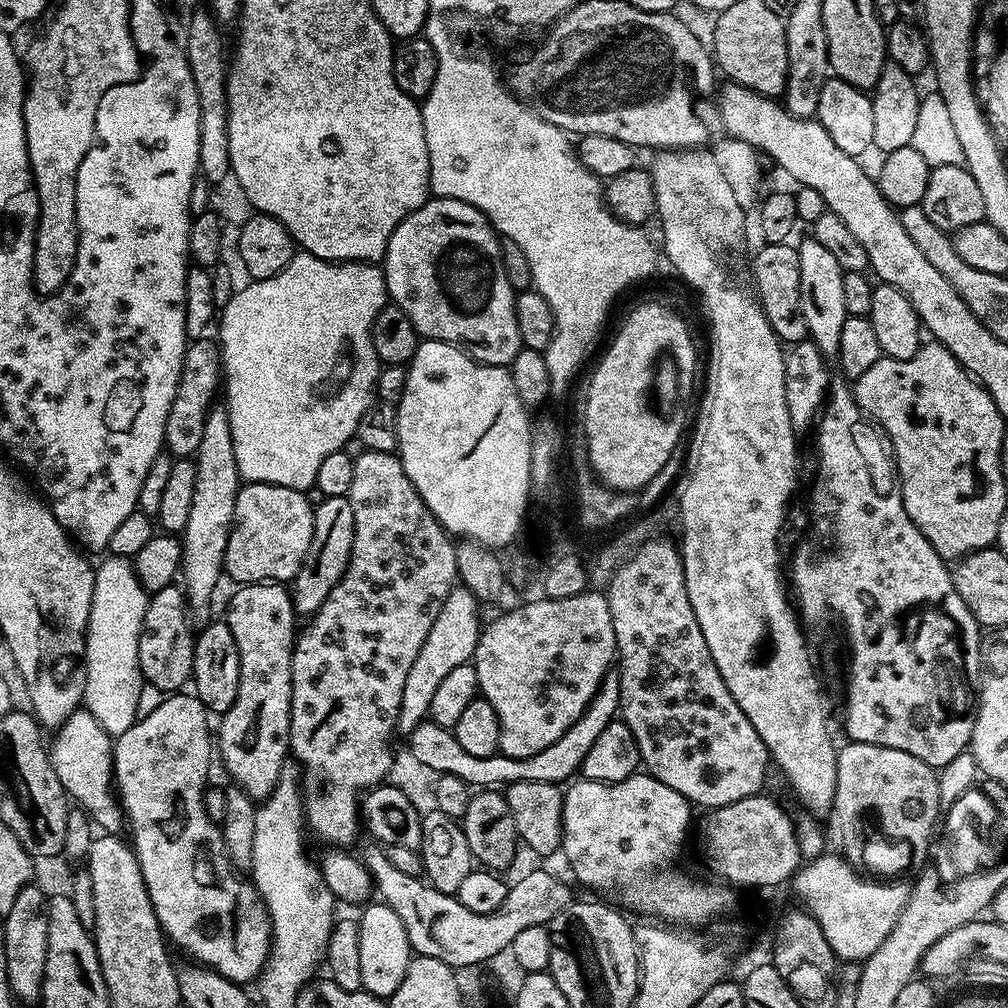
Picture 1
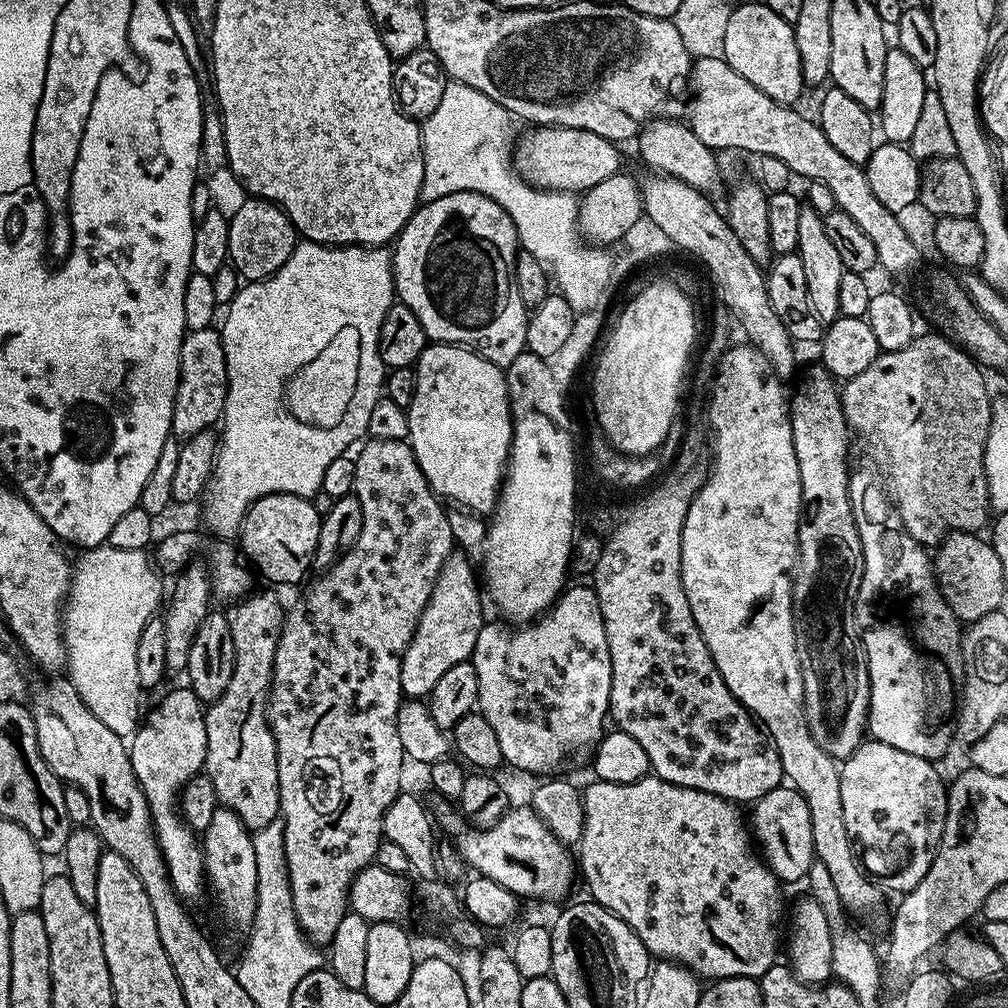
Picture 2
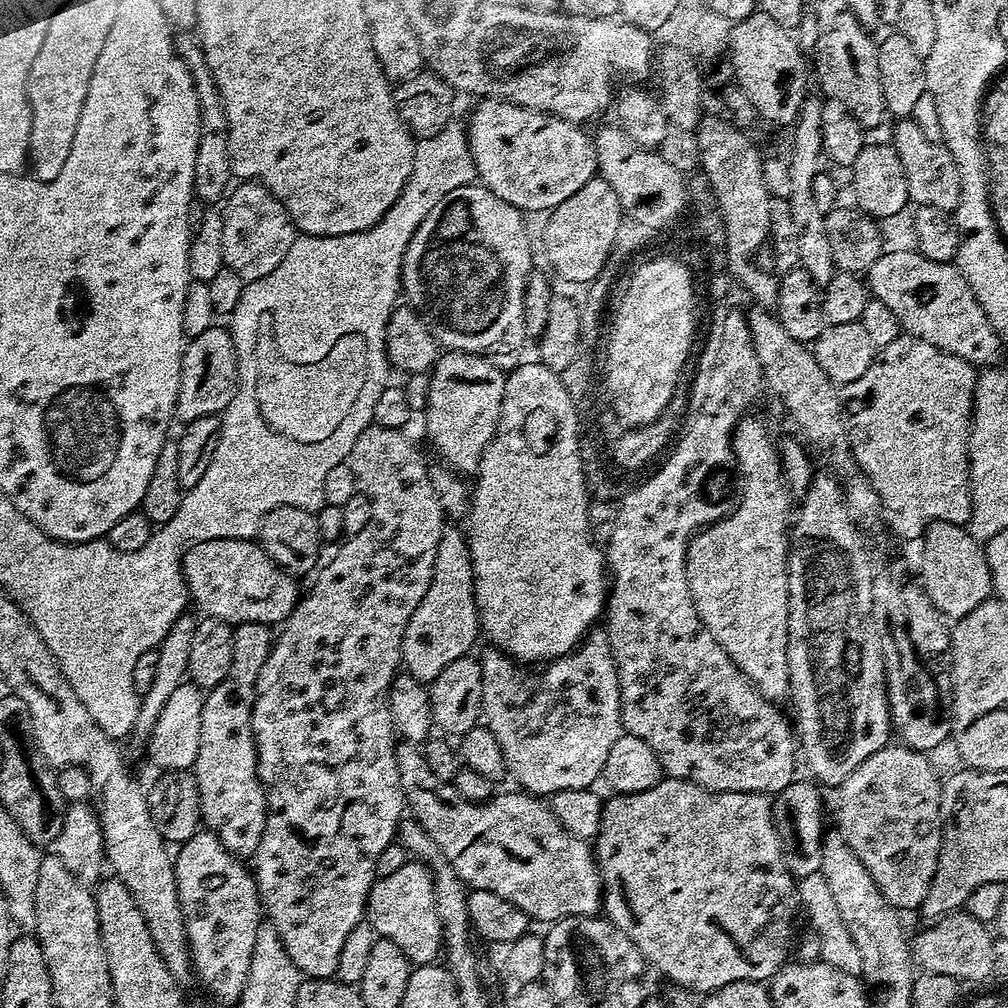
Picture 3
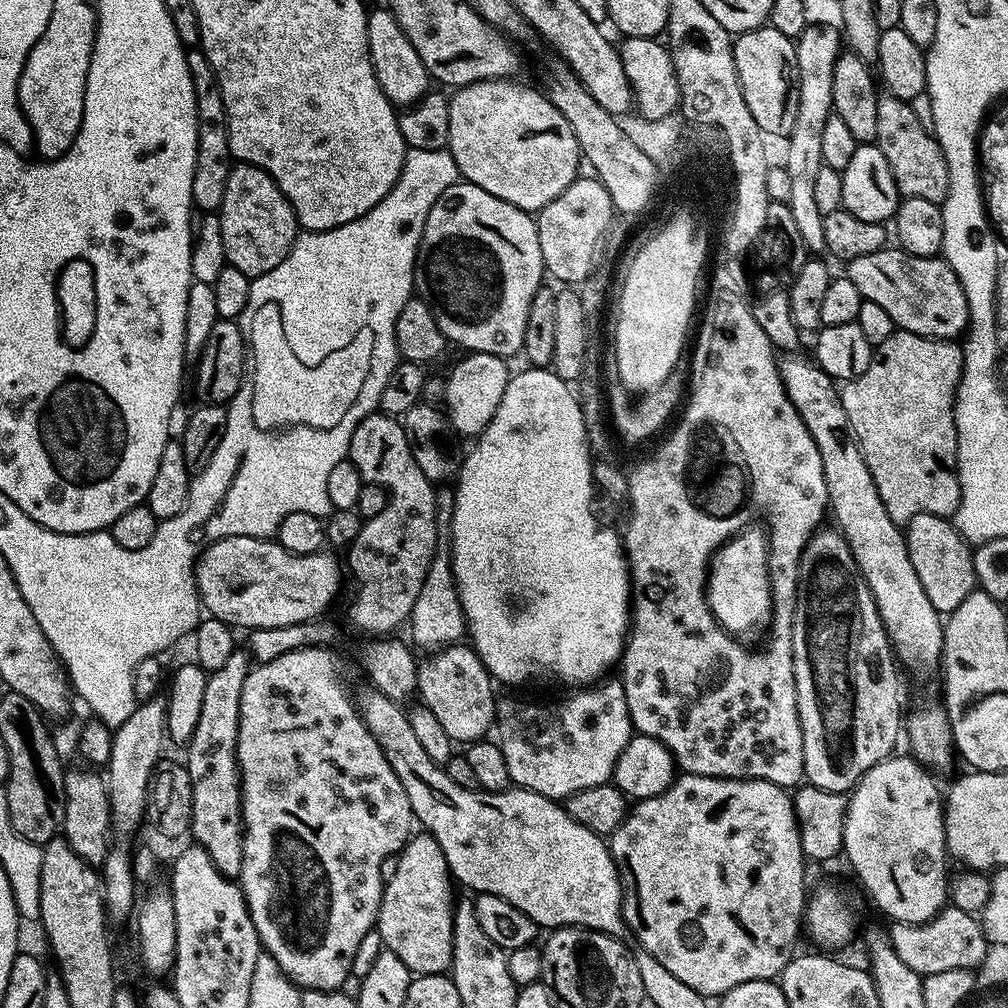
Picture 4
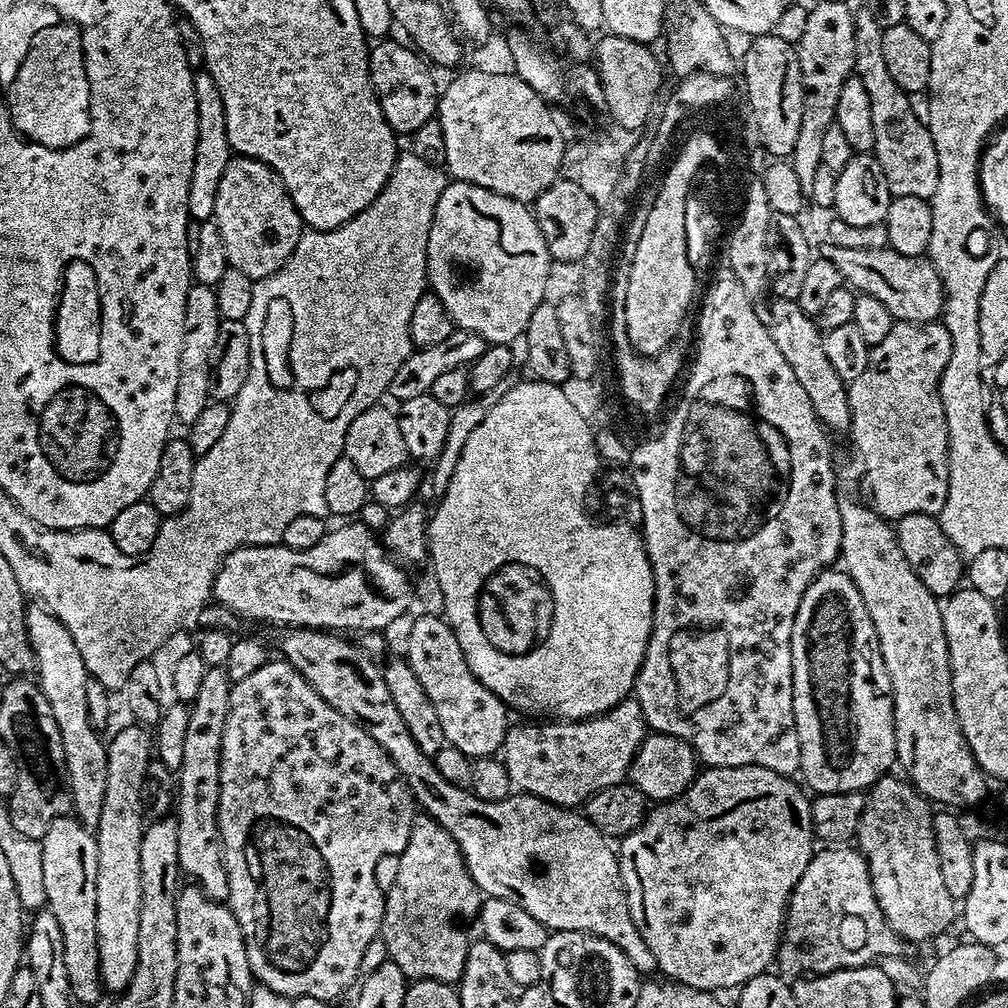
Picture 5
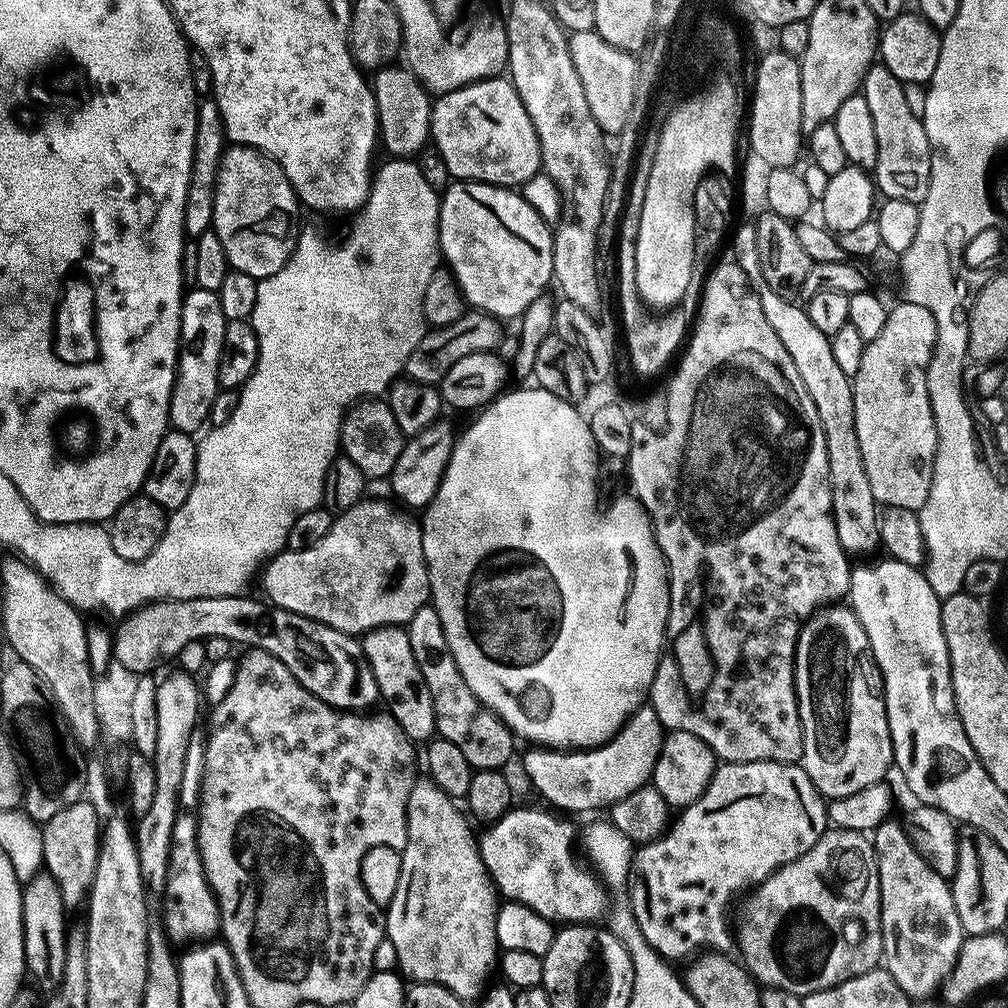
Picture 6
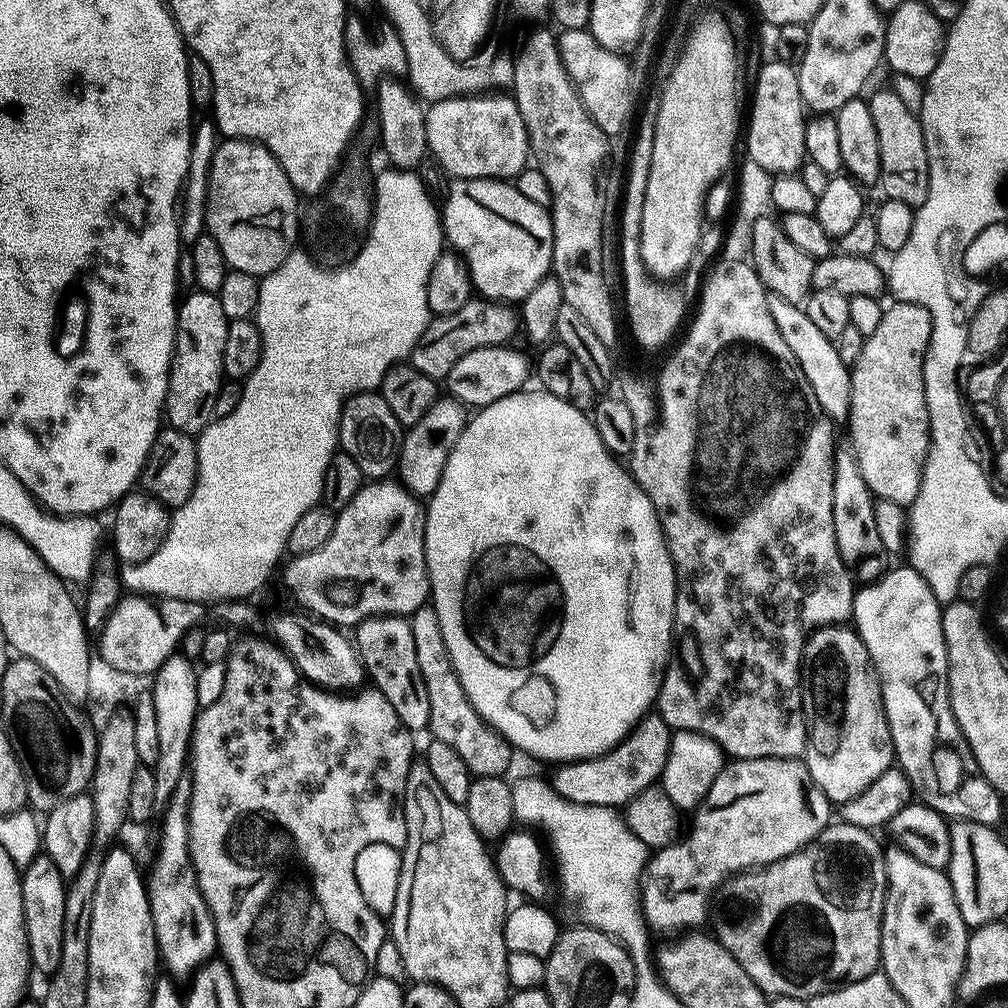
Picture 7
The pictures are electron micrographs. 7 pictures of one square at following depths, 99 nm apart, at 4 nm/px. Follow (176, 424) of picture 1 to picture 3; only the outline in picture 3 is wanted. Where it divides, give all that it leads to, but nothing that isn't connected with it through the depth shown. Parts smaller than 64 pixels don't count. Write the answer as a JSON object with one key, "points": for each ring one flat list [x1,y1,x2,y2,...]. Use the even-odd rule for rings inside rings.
{"points":[[213,326,202,334,191,337,184,345,184,357,180,367,180,389,176,399,175,419,187,422,194,418,220,416,230,406,236,391,240,389,240,371,236,347,227,327]]}

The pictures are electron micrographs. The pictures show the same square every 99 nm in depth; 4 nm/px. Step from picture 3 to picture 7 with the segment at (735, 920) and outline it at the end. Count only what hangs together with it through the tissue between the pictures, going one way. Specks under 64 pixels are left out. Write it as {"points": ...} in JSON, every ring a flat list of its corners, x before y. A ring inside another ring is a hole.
{"points":[[733,759,725,763,718,778,714,778,714,786,710,786,708,797,695,809,693,816,696,817,692,820,688,837,686,832,675,844,667,844,659,849,646,865,646,875,642,880,642,907,649,929,684,927,684,930,688,930,691,924,700,924,703,920,705,923,717,887,729,876,757,866,773,864,775,860,785,860,790,854,805,848,828,827,828,815,832,811,833,805,810,778,808,766,803,759]]}

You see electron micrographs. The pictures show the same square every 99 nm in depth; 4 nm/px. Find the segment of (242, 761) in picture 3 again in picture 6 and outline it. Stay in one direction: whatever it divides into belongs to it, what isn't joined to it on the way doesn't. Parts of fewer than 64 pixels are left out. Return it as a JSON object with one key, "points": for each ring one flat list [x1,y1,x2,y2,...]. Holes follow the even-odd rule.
{"points":[[197,730,190,738,190,750,186,750,186,770,182,774,182,790,180,791,180,806,184,811,177,815,174,822,170,866,168,877,164,880,163,891,168,892,168,897,164,900,162,923,169,941,176,946,194,934,221,931,220,906,216,903,216,895,212,892,211,885,208,884,208,876,204,873,204,862,200,854,198,816,195,811,187,812,187,808,199,809,202,803,205,743,205,733]]}

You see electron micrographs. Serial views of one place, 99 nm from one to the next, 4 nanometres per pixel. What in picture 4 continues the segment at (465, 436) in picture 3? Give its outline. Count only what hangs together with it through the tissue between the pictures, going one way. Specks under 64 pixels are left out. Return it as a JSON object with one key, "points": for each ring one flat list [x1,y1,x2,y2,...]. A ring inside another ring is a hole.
{"points":[[468,352,461,356,464,357,449,370,444,380,442,404,446,409,451,431,476,438,492,421,502,402,502,394,506,394,506,386,510,379,509,361,505,357,485,352]]}

